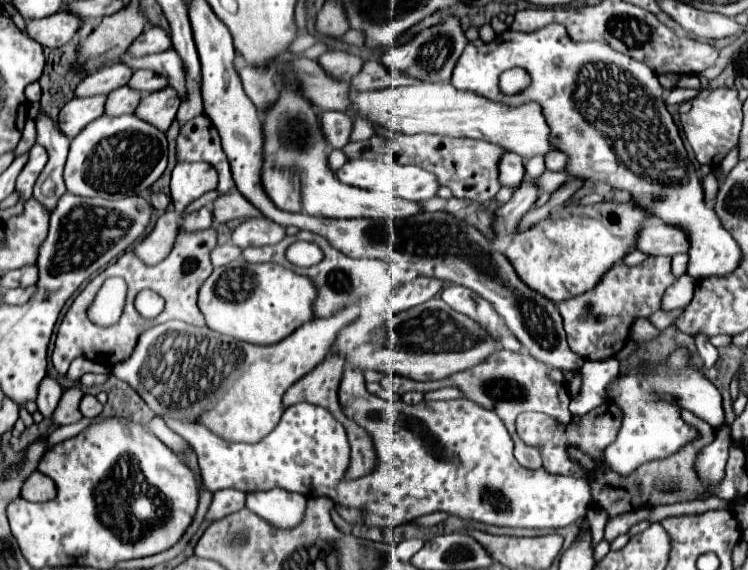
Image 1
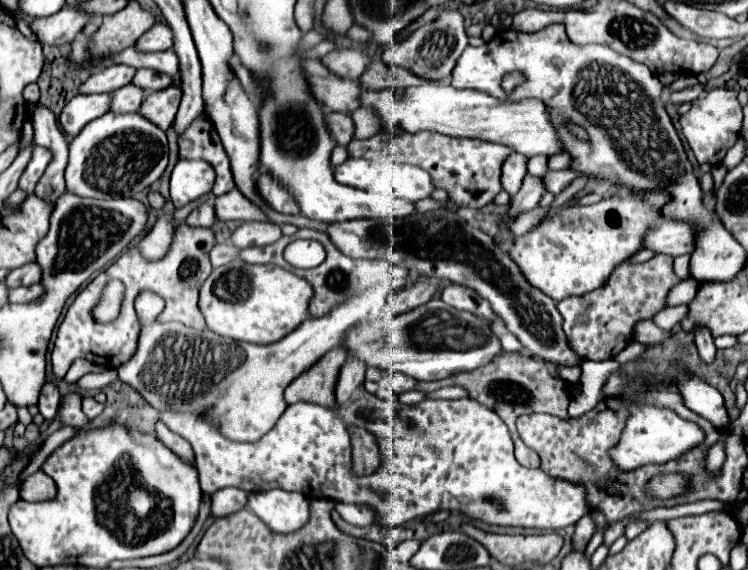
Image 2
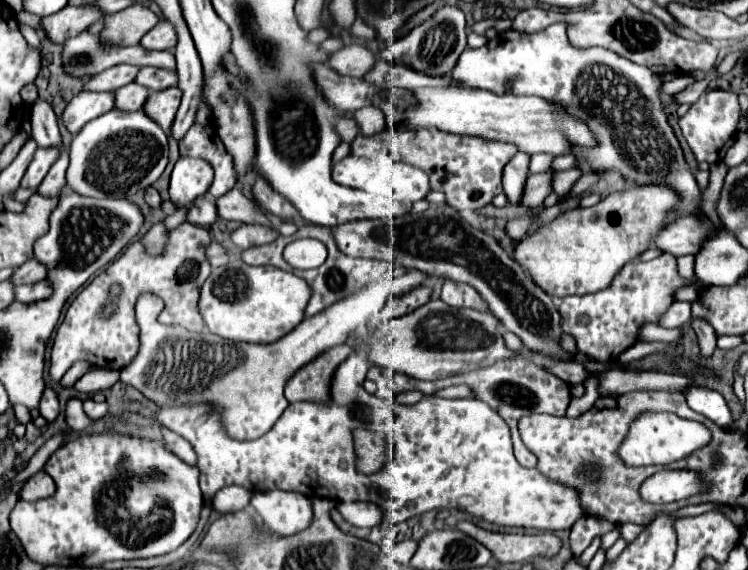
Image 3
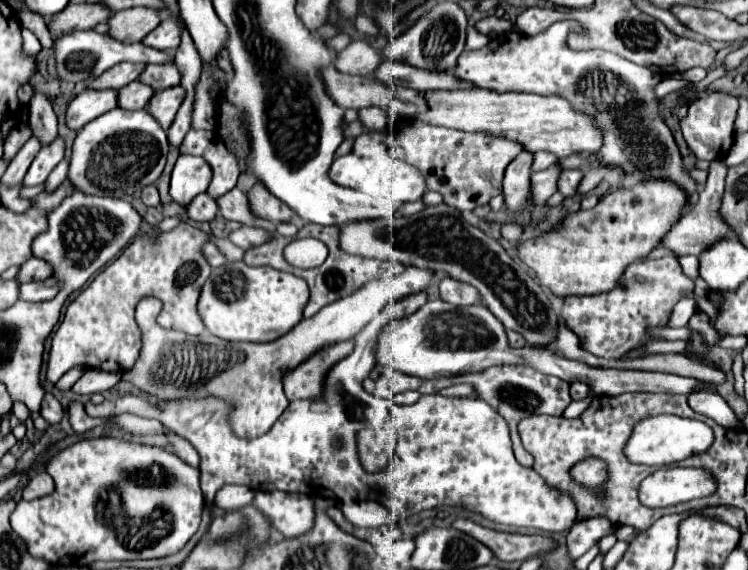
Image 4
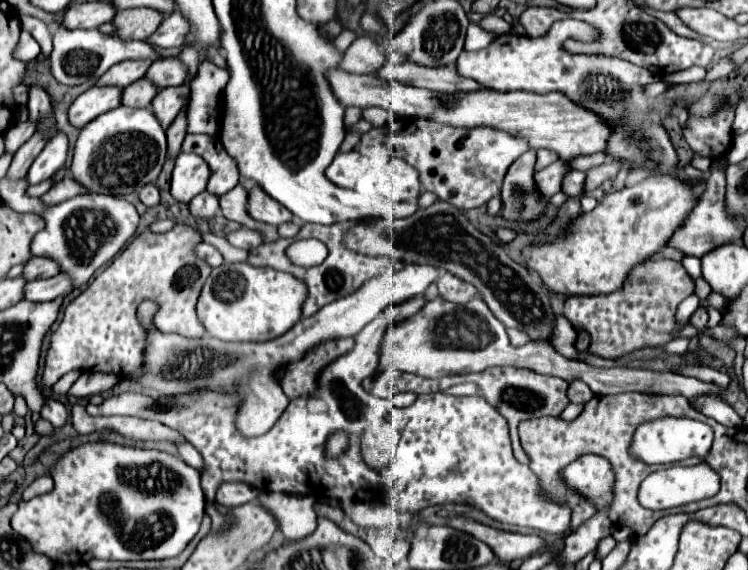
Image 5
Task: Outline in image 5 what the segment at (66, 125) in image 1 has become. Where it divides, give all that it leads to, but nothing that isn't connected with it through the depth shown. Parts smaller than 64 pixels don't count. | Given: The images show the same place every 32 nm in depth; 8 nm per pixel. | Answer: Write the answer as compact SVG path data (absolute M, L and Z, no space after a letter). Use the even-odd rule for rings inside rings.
M94 86L80 94L70 110L68 110L68 120L70 124L82 128L96 116L114 110L122 104L122 88L120 86Z

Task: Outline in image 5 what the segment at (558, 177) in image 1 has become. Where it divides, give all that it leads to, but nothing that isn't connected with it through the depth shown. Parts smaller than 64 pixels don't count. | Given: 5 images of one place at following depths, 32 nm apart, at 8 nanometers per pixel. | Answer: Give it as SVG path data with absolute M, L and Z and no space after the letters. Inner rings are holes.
M570 170L562 182L562 192L568 196L582 196L586 184L586 174L580 170Z

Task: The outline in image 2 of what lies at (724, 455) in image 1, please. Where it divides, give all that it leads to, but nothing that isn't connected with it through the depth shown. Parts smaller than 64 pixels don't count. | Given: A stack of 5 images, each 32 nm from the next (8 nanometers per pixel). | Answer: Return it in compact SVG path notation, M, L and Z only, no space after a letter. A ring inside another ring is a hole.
M718 442L716 446L712 446L712 448L708 450L706 466L708 466L708 470L718 472L720 466L722 466L722 462L724 462L724 442Z

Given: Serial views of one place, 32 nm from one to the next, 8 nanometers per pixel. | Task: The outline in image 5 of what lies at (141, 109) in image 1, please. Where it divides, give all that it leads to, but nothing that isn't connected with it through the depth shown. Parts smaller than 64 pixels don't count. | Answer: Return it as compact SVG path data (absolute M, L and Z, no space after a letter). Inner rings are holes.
M186 84L184 86L168 86L156 94L156 98L152 100L152 110L154 110L156 118L160 120L162 128L168 128L172 124L172 120L186 106L188 98L190 98L190 88Z

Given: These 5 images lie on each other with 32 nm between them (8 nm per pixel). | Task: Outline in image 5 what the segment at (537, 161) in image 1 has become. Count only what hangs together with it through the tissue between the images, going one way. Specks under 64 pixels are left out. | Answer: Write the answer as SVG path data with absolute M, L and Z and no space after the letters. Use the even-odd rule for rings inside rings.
M538 150L538 162L536 162L536 170L542 170L546 166L550 166L552 162L556 162L560 156L556 156L556 152L548 152L548 150Z

